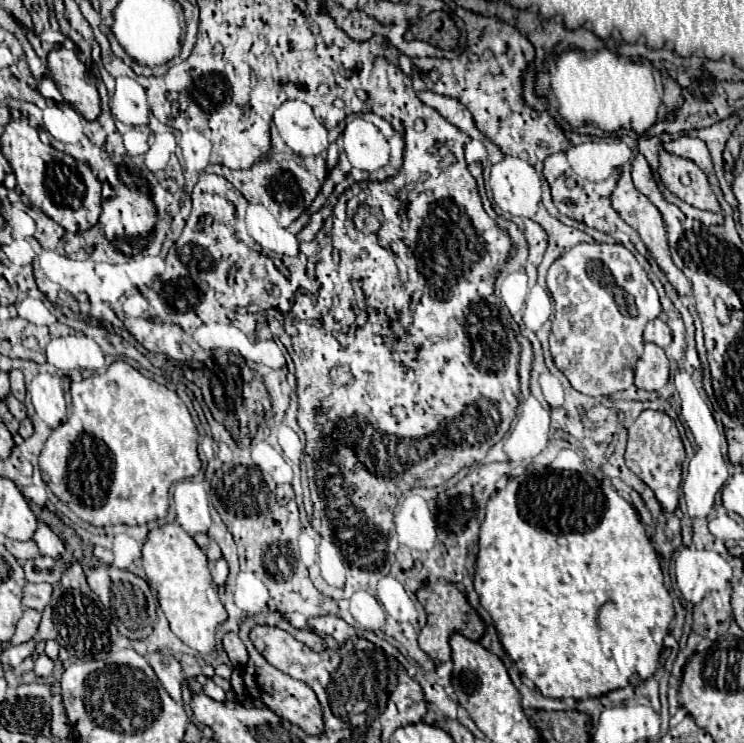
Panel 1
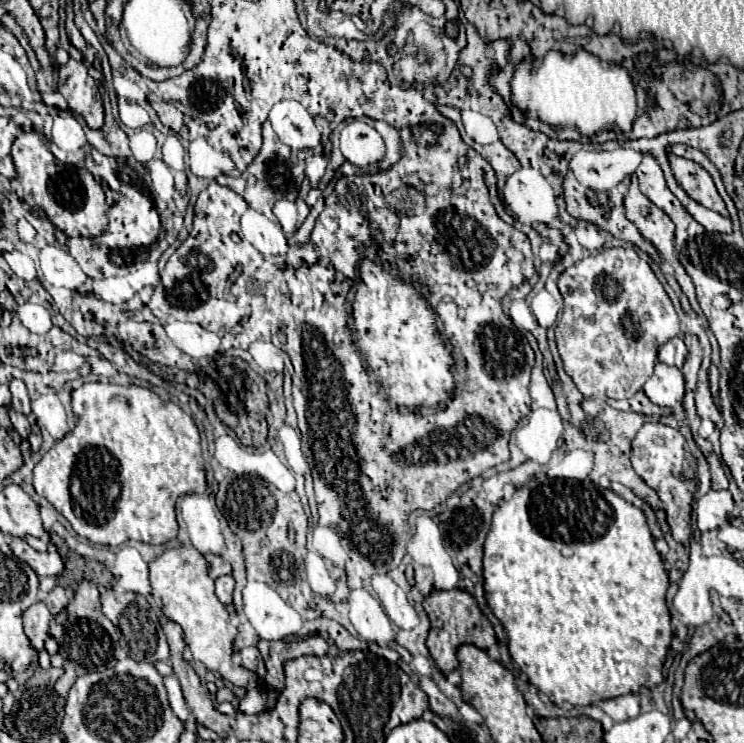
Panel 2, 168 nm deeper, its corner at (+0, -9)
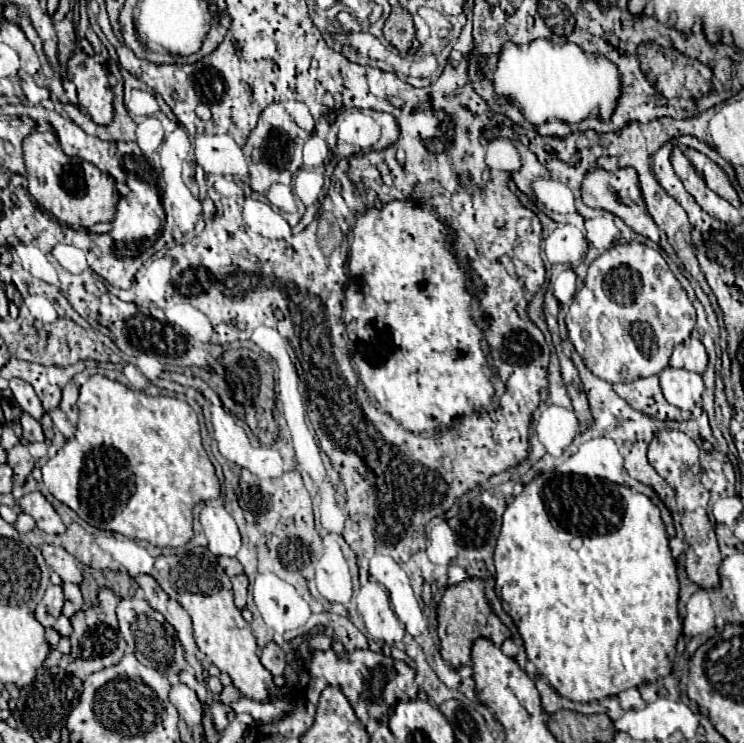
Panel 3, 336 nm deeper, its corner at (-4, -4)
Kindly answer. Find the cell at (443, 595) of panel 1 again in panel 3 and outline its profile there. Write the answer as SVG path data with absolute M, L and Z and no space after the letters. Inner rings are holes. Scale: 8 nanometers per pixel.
M465 579L459 585L447 587L439 605L437 605L437 621L439 621L439 639L441 639L441 657L449 661L453 667L469 665L471 659L471 643L479 637L491 639L497 647L509 637L509 629L499 621L499 617L491 611L481 579Z

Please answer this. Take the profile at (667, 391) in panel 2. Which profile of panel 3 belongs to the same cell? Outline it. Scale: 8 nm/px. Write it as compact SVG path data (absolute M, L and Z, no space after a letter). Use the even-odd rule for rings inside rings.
M665 367L659 373L659 383L663 397L685 411L693 411L703 393L703 379L699 373L691 373L687 369L675 369L675 367Z

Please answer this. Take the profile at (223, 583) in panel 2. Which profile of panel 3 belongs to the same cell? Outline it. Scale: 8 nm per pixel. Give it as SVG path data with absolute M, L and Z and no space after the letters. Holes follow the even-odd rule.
M241 573L241 575L231 577L231 583L233 583L235 605L237 605L239 609L243 609L243 607L245 607L245 601L247 601L247 585L249 585L249 581L247 581L247 577Z

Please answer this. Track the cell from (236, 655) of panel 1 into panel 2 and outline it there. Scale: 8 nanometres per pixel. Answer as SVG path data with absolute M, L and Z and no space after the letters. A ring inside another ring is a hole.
M255 646L243 648L243 650L239 652L239 656L241 656L241 664L243 664L247 670L257 672L261 678L263 678L263 674L267 674L265 662L263 662L263 658L261 658L261 654L259 654L259 650L257 650Z

